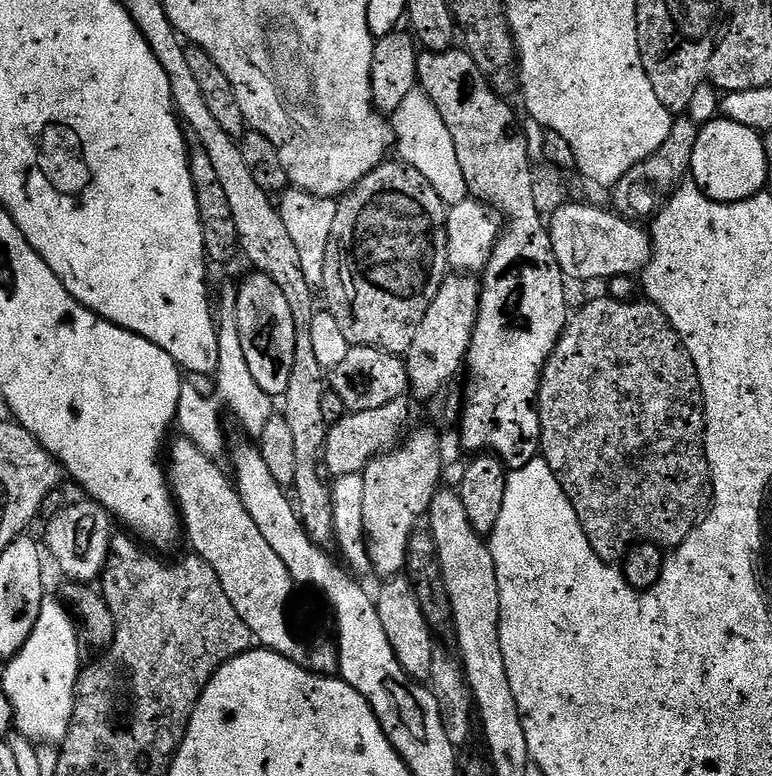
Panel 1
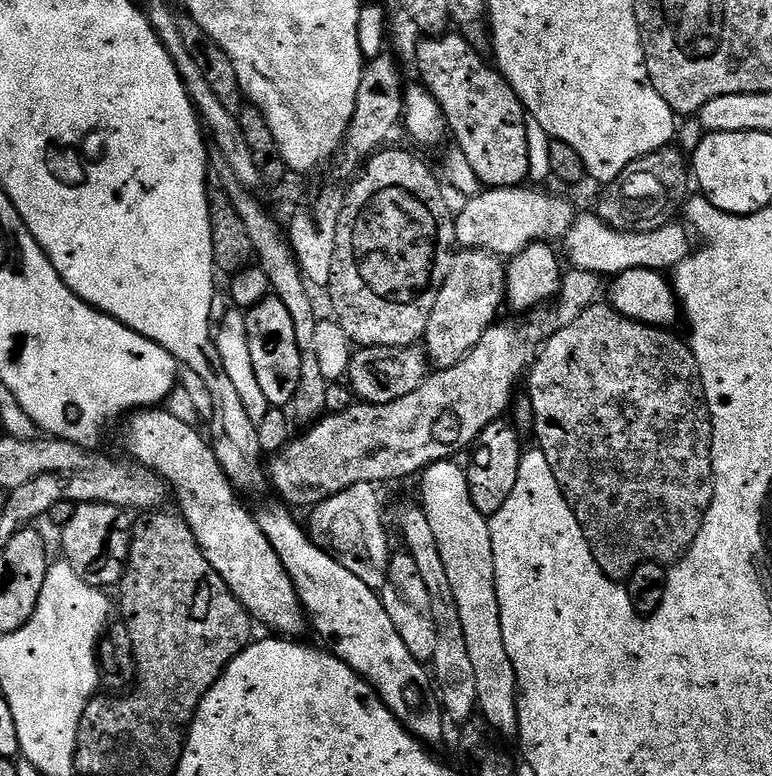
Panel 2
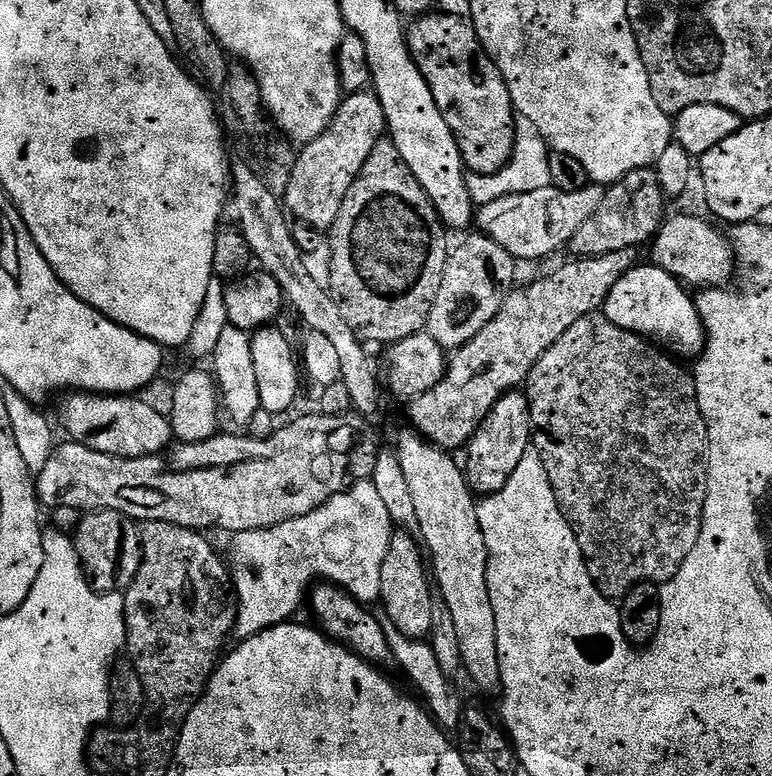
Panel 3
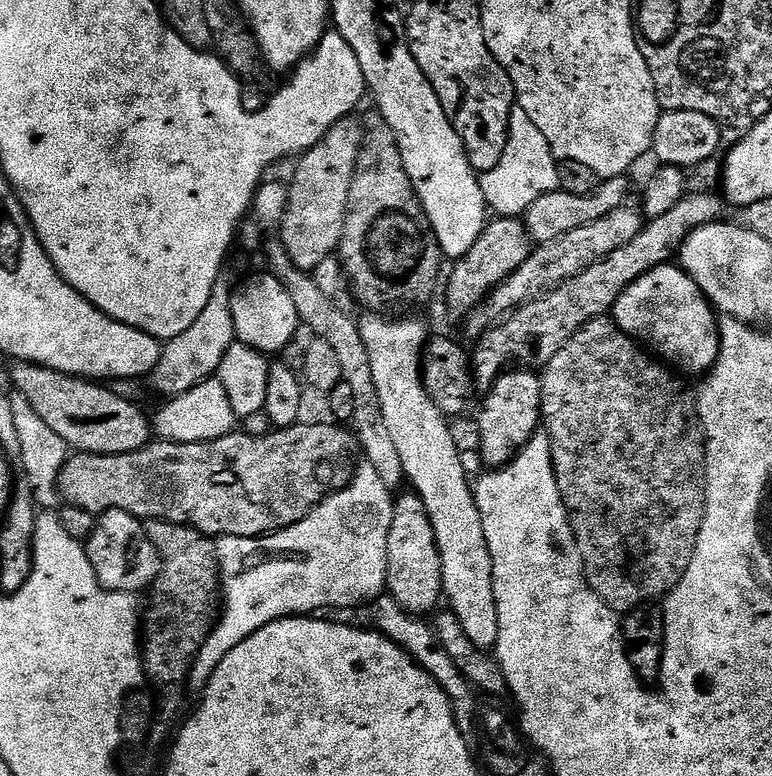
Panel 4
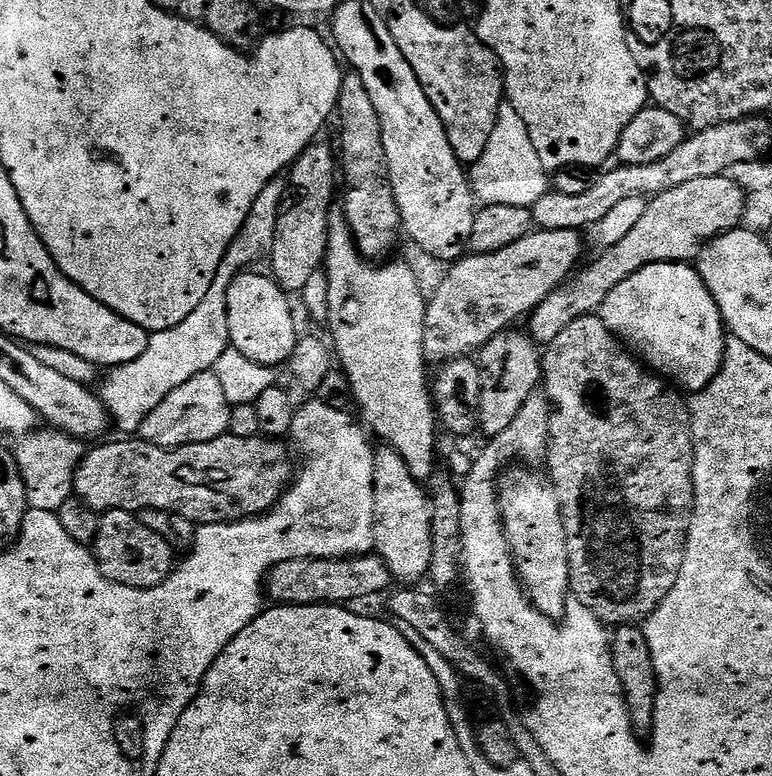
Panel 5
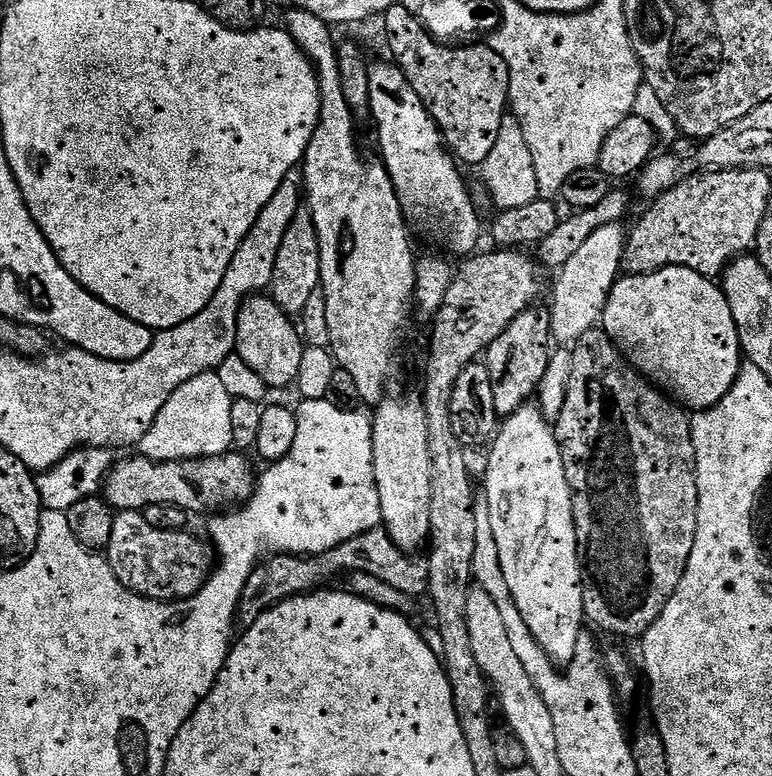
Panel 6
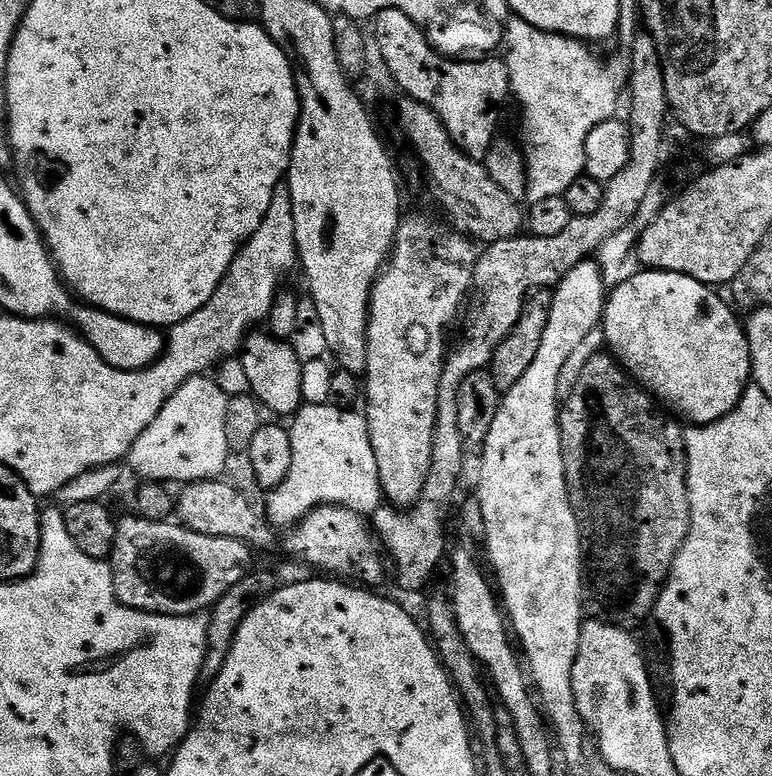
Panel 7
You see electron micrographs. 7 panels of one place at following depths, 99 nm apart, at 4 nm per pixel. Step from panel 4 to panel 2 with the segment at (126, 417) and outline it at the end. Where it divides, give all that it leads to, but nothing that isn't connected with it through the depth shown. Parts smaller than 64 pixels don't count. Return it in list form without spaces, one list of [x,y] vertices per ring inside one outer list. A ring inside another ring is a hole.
[[[137,410],[131,413],[127,420],[128,425],[124,428],[124,448],[132,455],[129,457],[141,468],[148,468],[151,472],[156,473],[170,489],[174,500],[176,496],[176,504],[180,507],[179,515],[186,522],[186,526],[190,526],[201,554],[206,558],[206,562],[210,562],[210,566],[214,566],[218,578],[222,578],[222,582],[226,582],[226,586],[232,591],[234,598],[238,598],[238,602],[246,609],[249,617],[257,625],[265,624],[266,627],[273,628],[276,631],[273,633],[279,634],[281,637],[303,637],[303,632],[307,633],[310,625],[298,594],[294,590],[290,578],[284,573],[284,567],[278,554],[270,546],[266,534],[262,534],[255,515],[244,509],[237,489],[232,487],[228,476],[222,470],[205,433],[203,431],[200,433],[196,429],[198,427],[195,423],[187,424],[167,410]]]

